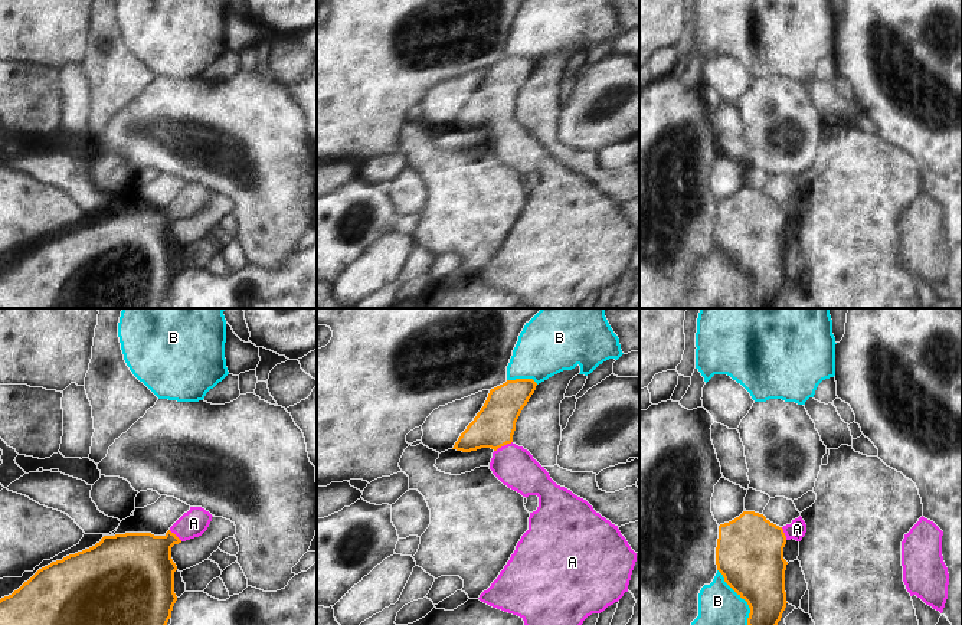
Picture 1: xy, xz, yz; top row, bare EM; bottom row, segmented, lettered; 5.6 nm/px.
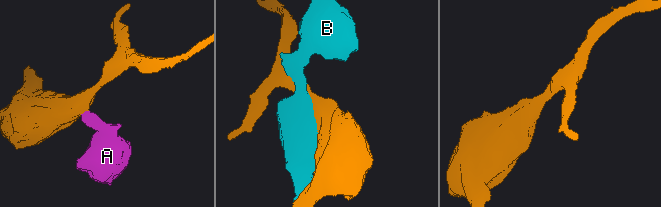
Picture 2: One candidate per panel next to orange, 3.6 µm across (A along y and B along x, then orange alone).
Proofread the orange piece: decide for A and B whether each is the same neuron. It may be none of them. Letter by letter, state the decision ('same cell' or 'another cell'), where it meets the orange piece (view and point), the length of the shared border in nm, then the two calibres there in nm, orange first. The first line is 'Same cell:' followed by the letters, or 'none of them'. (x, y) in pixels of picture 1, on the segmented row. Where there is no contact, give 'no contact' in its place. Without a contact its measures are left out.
Same cell: A
A: same cell | xz (503, 445) | 120 nm | 240/220 nm
B: another cell | yz (740, 596) | 360 nm | 380/220 nm

